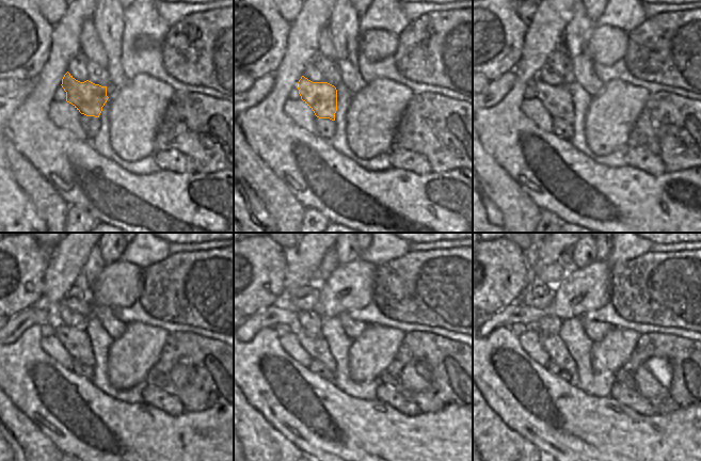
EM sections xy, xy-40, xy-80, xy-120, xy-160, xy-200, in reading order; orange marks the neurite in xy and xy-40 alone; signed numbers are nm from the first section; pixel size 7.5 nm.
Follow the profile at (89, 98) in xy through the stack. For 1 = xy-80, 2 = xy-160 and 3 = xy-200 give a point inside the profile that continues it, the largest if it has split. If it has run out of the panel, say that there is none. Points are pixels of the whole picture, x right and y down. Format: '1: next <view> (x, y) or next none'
1: next xy-80 (557, 100)
2: next xy-160 (314, 343)
3: next xy-200 (556, 349)

